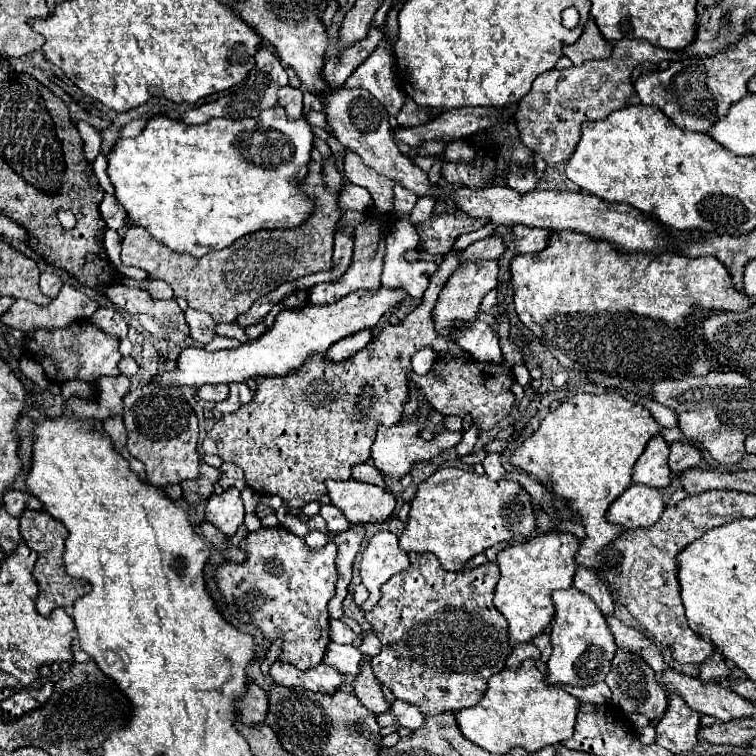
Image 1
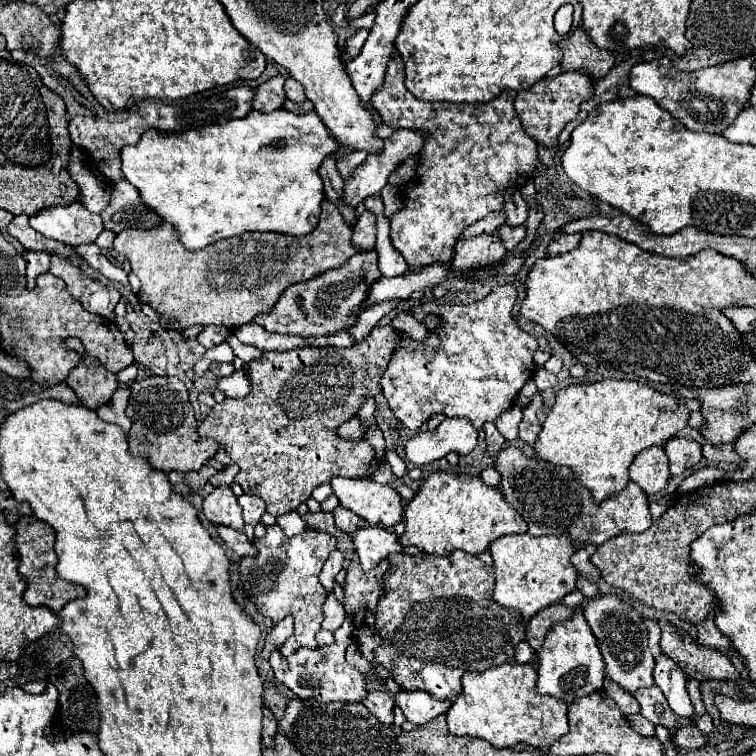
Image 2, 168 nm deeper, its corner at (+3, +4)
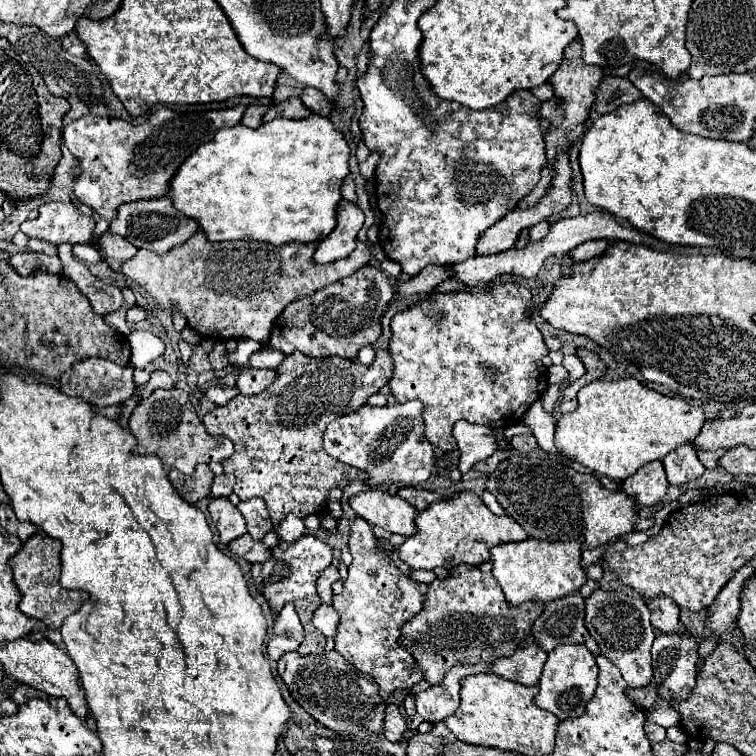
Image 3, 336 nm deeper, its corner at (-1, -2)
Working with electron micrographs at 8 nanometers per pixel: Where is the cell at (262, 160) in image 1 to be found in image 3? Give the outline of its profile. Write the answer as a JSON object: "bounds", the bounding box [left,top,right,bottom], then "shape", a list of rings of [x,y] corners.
{"bounds":[167,114,349,246],"shape":[[[311,114],[309,118],[303,120],[287,120],[287,118],[275,118],[259,128],[247,128],[243,124],[237,124],[233,128],[221,128],[215,134],[215,140],[199,146],[197,152],[193,152],[181,166],[179,170],[173,174],[169,188],[167,188],[167,198],[173,202],[173,206],[185,214],[187,218],[195,220],[199,224],[199,230],[205,232],[209,242],[225,242],[225,240],[261,240],[261,242],[269,242],[273,246],[281,246],[287,242],[319,242],[325,236],[331,234],[331,230],[335,228],[335,208],[337,202],[341,200],[341,182],[343,178],[349,174],[349,144],[343,138],[343,134],[333,126],[333,122],[327,116],[319,116],[319,114]]]}

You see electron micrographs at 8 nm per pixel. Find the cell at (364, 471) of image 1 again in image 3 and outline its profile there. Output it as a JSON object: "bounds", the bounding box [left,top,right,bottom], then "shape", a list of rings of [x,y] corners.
{"bounds":[397,486,437,512],"shape":[[[403,486],[397,492],[403,500],[407,500],[413,508],[417,508],[417,512],[425,510],[431,502],[437,500],[437,496],[431,490],[423,490],[423,488],[413,488],[413,486]]]}

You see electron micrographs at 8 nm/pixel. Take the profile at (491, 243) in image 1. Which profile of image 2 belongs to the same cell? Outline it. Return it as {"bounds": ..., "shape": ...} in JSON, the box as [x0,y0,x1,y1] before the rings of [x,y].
{"bounds":[497,224,525,250],"shape":[[[503,224],[499,230],[497,230],[503,238],[503,246],[507,250],[513,250],[519,242],[523,242],[525,238],[525,226],[509,226],[509,224]]]}

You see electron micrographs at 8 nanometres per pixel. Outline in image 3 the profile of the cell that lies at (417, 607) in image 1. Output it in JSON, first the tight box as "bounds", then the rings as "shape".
{"bounds":[399,564,543,686],"shape":[[[459,564],[449,568],[447,578],[435,578],[427,586],[421,612],[401,626],[399,644],[415,658],[415,668],[423,672],[423,680],[427,680],[431,686],[439,686],[443,684],[445,674],[457,664],[493,664],[499,658],[513,656],[513,652],[531,636],[531,626],[537,620],[539,612],[543,612],[543,604],[509,606],[493,574],[483,574],[477,566]]]}

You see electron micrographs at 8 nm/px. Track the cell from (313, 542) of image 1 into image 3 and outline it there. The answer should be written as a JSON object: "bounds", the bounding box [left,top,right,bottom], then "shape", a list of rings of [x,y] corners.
{"bounds":[275,516,305,544],"shape":[[[287,516],[287,518],[279,524],[279,528],[277,528],[275,534],[279,536],[279,540],[291,544],[291,542],[299,540],[299,538],[305,534],[303,520],[301,520],[301,518],[295,518],[295,516]]]}

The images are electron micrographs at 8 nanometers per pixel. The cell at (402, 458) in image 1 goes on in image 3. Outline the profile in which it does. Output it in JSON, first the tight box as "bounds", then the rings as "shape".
{"bounds":[453,420,497,474],"shape":[[[459,420],[453,426],[453,438],[457,440],[459,450],[459,470],[465,474],[473,464],[479,460],[485,460],[497,450],[495,432],[487,426],[469,424],[465,420]]]}

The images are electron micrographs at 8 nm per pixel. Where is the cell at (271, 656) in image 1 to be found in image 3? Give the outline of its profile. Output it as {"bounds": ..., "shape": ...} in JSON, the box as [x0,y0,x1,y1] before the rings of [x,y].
{"bounds":[267,604,303,660],"shape":[[[285,604],[285,608],[279,612],[275,620],[273,636],[267,644],[269,660],[279,660],[285,652],[297,650],[301,640],[303,640],[303,628],[299,616],[291,604]]]}

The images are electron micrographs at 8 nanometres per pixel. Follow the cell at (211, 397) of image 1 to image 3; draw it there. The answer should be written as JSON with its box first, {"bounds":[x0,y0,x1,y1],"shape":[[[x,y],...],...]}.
{"bounds":[237,368,275,396],"shape":[[[243,368],[243,372],[237,376],[237,390],[245,396],[255,396],[263,392],[275,378],[275,370],[253,370]]]}

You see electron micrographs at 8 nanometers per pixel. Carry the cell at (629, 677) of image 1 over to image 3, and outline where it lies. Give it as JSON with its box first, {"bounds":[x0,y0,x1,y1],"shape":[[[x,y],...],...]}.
{"bounds":[585,588,655,688],"shape":[[[597,588],[585,600],[585,626],[595,638],[599,652],[621,670],[631,688],[641,688],[651,682],[653,668],[649,650],[655,634],[649,622],[649,608],[641,596],[633,596],[627,592],[605,592]]]}

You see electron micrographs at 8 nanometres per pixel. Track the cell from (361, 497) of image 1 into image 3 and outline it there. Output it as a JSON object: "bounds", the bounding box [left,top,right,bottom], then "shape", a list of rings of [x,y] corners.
{"bounds":[349,488,417,536],"shape":[[[379,488],[361,492],[349,498],[351,508],[373,526],[379,526],[391,534],[413,536],[417,510],[399,496],[391,496]]]}

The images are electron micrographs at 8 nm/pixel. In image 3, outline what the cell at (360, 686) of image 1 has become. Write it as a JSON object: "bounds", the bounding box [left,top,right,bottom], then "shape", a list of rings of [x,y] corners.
{"bounds":[383,704,407,742],"shape":[[[387,704],[385,708],[385,718],[383,718],[383,734],[391,740],[391,742],[399,742],[403,730],[407,728],[407,720],[401,716],[397,704]]]}

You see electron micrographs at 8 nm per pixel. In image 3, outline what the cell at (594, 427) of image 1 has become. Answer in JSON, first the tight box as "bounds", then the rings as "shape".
{"bounds":[555,378,705,482],"shape":[[[635,378],[591,382],[577,394],[577,410],[563,414],[555,428],[555,446],[589,472],[623,482],[643,464],[665,458],[673,448],[697,438],[705,424],[701,408],[677,396],[659,394]]]}

